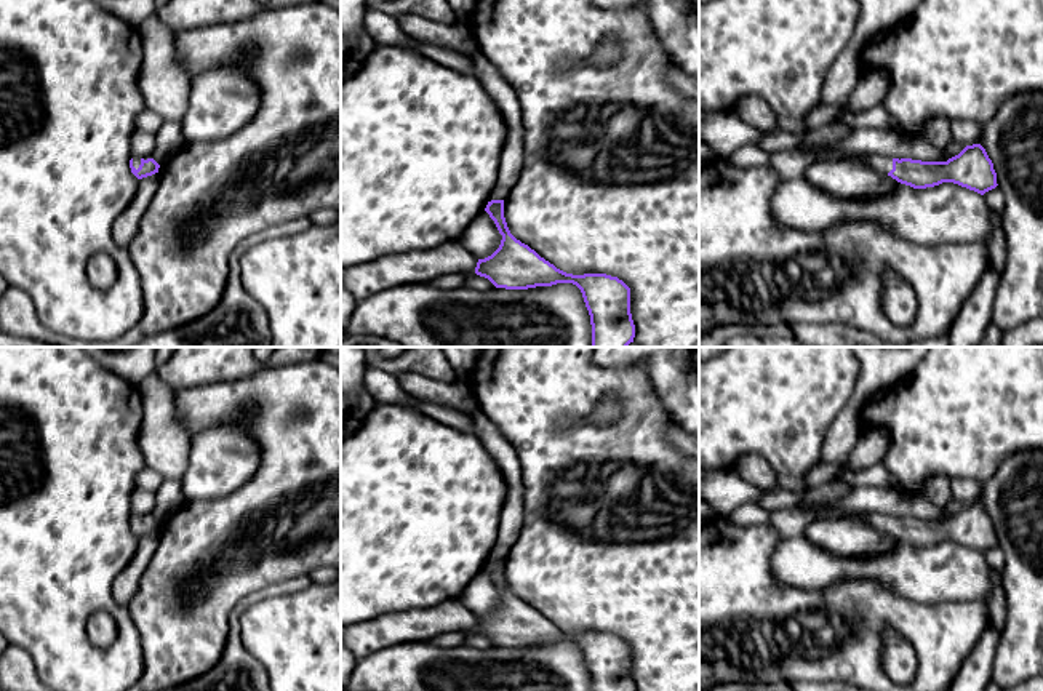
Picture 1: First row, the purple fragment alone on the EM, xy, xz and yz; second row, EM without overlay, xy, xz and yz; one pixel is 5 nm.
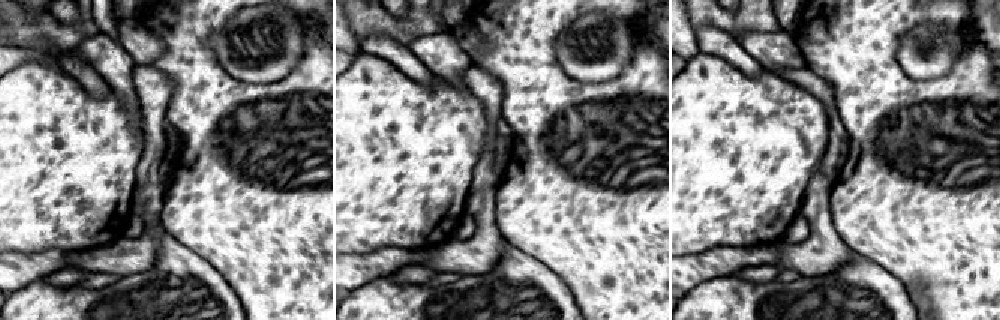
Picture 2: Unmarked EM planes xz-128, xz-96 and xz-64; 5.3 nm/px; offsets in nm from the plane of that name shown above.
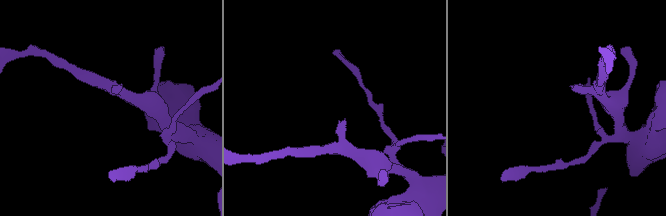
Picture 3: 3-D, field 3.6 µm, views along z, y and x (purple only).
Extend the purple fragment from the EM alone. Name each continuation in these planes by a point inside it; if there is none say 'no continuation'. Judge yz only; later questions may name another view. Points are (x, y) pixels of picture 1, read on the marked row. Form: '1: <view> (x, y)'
1: yz (791, 163)

